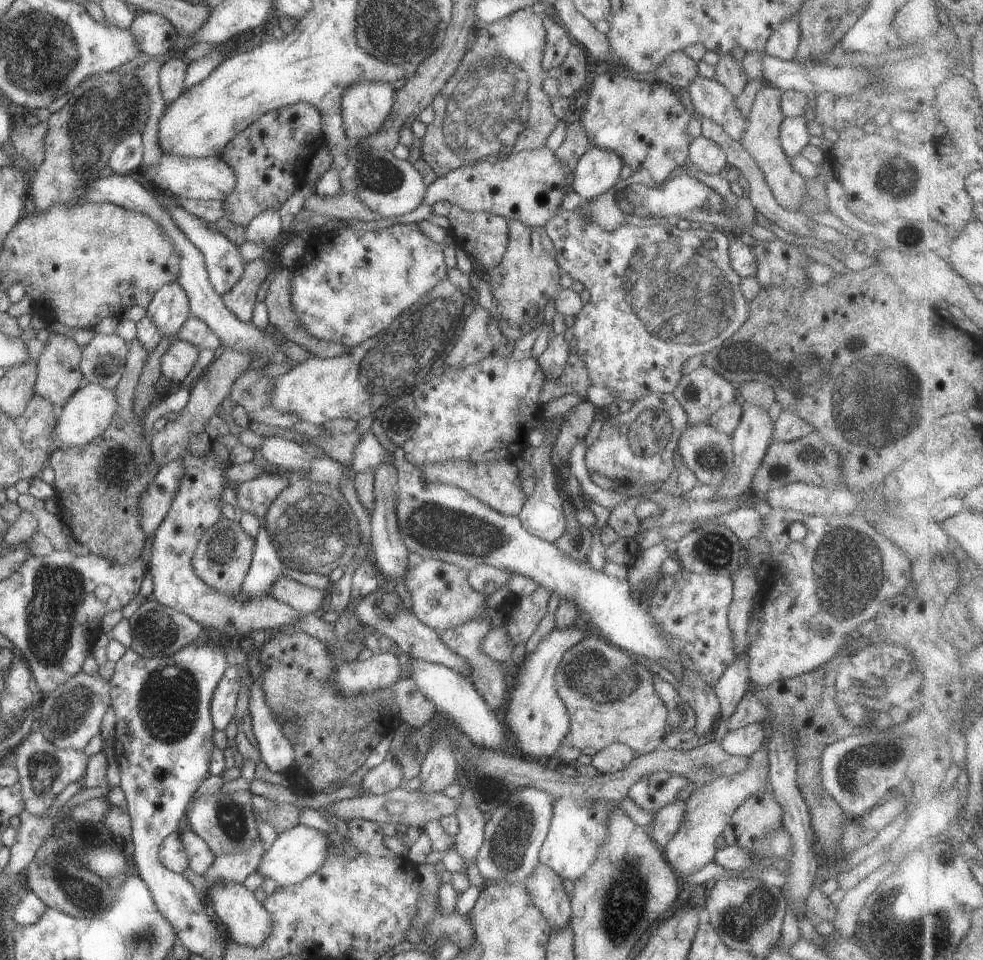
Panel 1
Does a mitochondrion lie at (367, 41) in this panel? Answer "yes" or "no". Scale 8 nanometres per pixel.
yes

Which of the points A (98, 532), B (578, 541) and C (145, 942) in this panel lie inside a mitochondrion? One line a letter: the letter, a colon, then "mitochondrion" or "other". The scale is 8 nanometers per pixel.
A: other
B: other
C: mitochondrion

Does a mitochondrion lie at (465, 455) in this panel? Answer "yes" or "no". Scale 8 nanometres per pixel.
no

